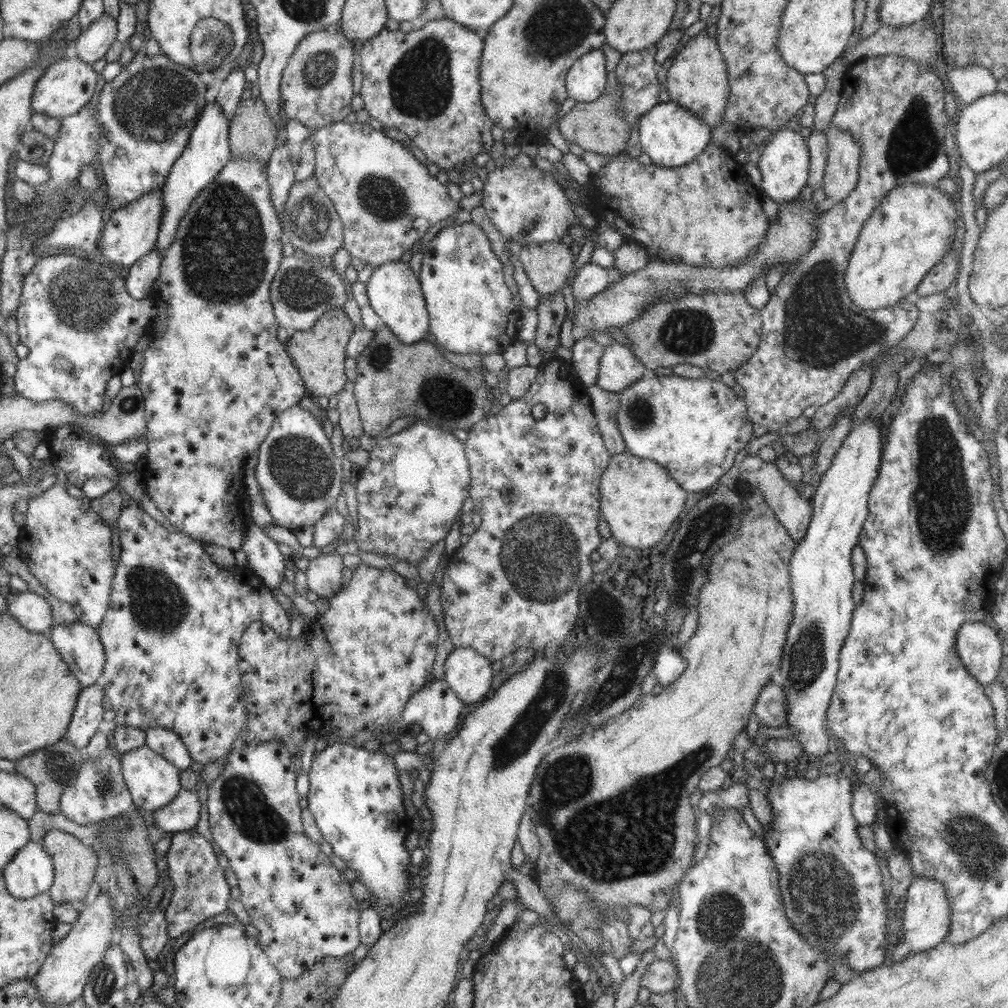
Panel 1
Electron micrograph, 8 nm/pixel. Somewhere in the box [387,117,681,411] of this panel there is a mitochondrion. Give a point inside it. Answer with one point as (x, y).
(527, 231)

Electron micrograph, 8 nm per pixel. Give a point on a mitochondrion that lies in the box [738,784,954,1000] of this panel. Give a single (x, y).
(823, 892)

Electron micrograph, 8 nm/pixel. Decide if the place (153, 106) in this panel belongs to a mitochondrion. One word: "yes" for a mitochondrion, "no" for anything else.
yes

